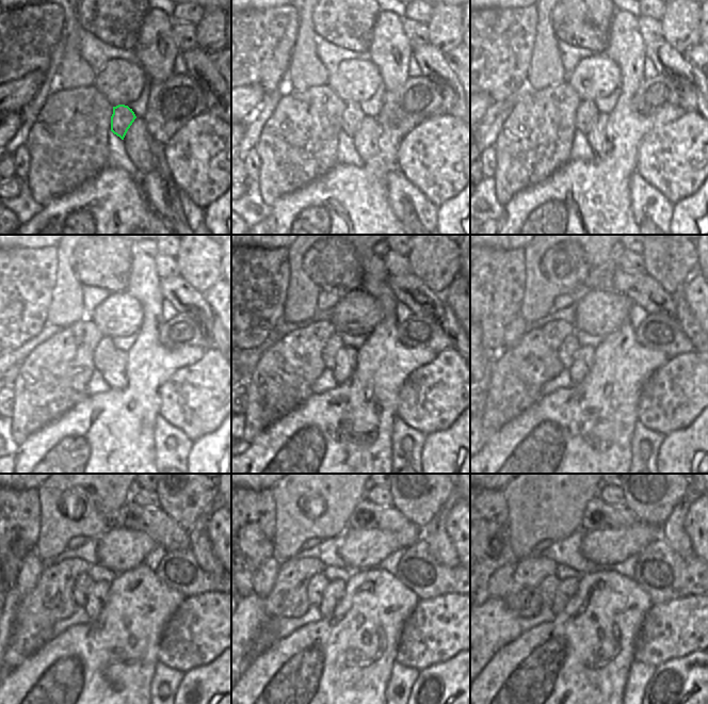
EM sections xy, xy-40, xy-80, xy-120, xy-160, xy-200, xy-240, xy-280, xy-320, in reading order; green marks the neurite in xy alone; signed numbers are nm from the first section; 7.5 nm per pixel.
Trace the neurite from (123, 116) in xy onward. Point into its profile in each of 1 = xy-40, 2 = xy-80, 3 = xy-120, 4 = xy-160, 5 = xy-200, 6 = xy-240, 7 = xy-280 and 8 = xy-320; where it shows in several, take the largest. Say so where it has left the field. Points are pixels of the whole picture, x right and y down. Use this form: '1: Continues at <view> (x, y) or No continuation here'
1: Continues at xy-40 (353, 115)
2: Continues at xy-80 (586, 113)
3: Continues at xy-120 (103, 353)
4: Continues at xy-160 (330, 351)
5: Continues at xy-200 (566, 350)
6: Continues at xy-240 (82, 585)
7: Continues at xy-280 (319, 582)
8: Continues at xy-320 (548, 587).

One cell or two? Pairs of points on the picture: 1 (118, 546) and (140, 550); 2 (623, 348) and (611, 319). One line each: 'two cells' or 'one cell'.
1: one cell
2: two cells

